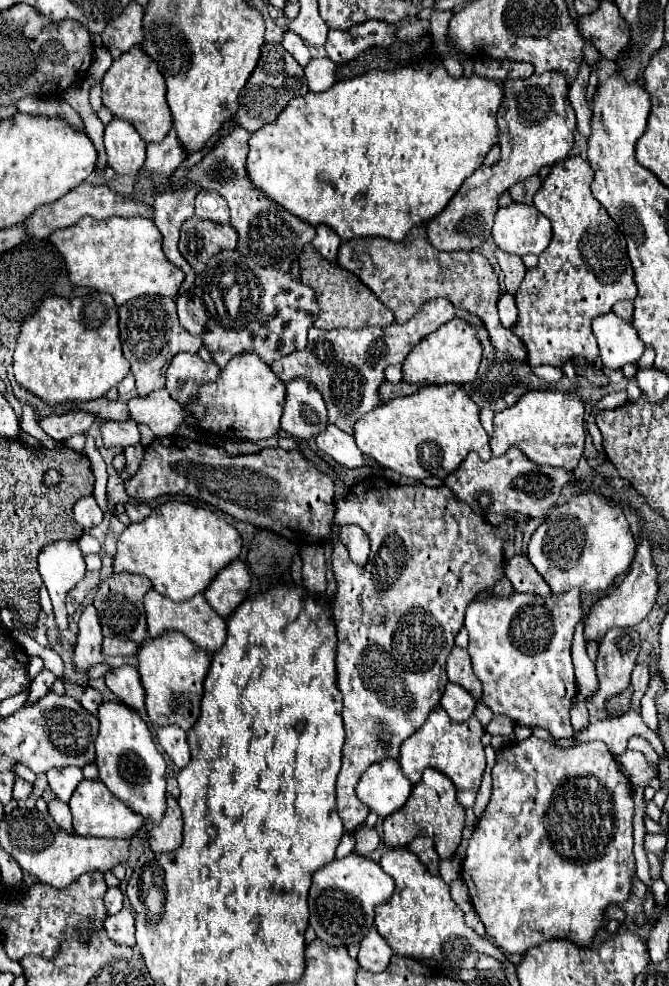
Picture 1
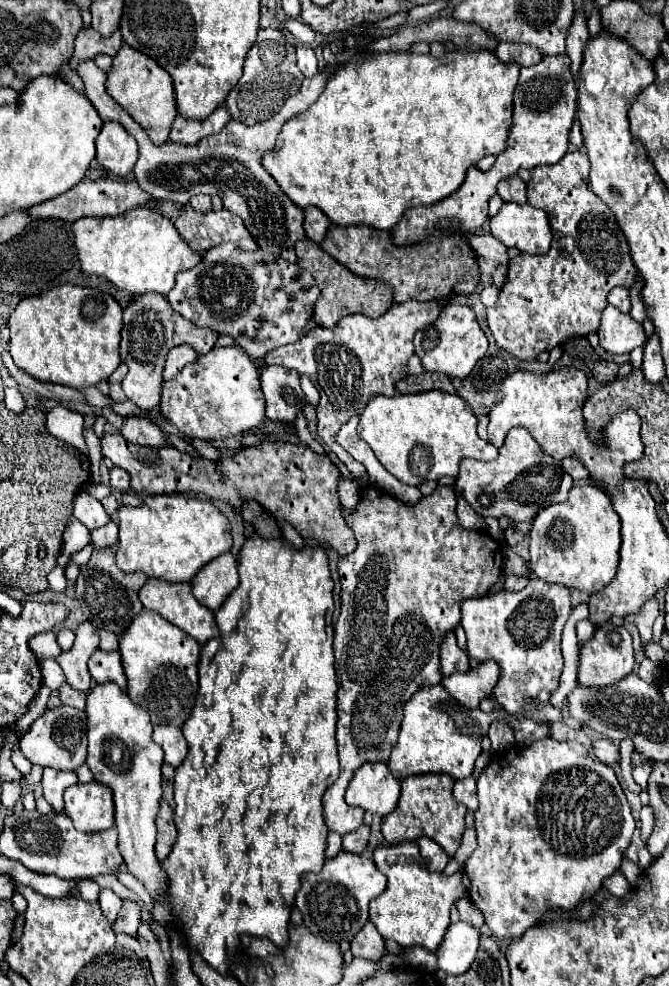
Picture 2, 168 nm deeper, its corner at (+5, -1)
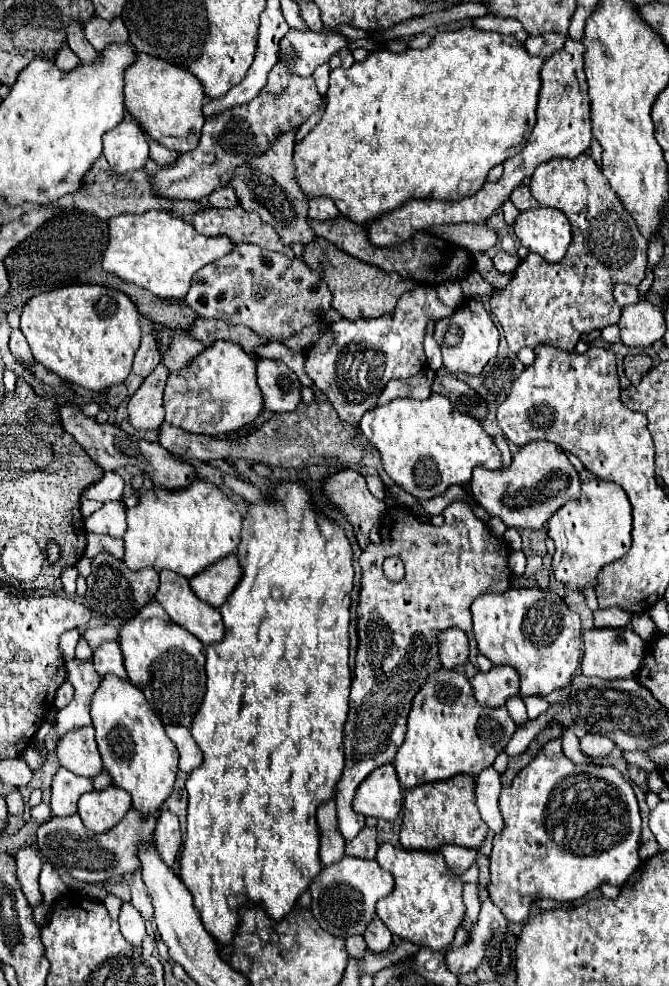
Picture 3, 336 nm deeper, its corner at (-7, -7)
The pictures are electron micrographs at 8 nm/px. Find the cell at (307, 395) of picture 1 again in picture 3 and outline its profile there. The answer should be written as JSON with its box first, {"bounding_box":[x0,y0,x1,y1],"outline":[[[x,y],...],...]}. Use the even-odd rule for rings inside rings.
{"bounding_box":[257,359,301,411],"outline":[[[257,359],[257,383],[263,395],[263,405],[271,411],[293,411],[301,401],[299,379],[283,361]]]}

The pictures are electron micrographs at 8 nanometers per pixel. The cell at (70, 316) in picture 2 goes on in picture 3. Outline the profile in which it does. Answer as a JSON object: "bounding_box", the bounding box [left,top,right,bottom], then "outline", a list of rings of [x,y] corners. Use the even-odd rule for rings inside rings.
{"bounding_box":[21,283,141,393],"outline":[[[77,283],[59,287],[53,291],[45,291],[41,295],[31,297],[23,305],[21,311],[21,331],[25,333],[29,347],[33,351],[33,357],[43,363],[49,371],[59,375],[65,381],[77,383],[85,389],[91,389],[95,393],[109,389],[111,385],[123,383],[131,371],[133,355],[141,341],[141,327],[139,327],[139,311],[135,303],[121,291],[103,287],[103,285],[89,285],[89,283]]]}

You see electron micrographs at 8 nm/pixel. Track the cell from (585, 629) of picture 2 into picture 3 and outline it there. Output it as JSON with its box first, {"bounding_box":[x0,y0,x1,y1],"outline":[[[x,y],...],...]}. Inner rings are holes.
{"bounding_box":[593,609,631,627],"outline":[[[595,609],[593,611],[595,627],[625,627],[631,619],[631,613],[625,613],[623,609]]]}

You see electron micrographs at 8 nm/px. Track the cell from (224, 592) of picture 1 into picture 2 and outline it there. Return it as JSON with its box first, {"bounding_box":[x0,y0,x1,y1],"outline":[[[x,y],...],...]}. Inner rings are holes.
{"bounding_box":[191,553,239,611],"outline":[[[231,553],[219,555],[211,563],[207,563],[203,571],[199,571],[197,577],[191,581],[195,599],[209,607],[211,611],[217,611],[237,585],[239,585],[237,561]]]}

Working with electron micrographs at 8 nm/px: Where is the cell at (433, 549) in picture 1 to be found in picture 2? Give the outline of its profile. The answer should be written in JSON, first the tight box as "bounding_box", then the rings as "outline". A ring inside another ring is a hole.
{"bounding_box":[323,485,503,837],"outline":[[[363,485],[361,491],[359,491],[361,499],[359,499],[359,505],[355,509],[345,509],[343,507],[343,519],[347,521],[347,525],[353,529],[355,537],[357,537],[357,549],[347,555],[347,557],[341,557],[339,563],[337,563],[337,571],[339,571],[339,581],[341,581],[341,613],[339,613],[339,619],[335,623],[335,671],[337,671],[337,679],[339,679],[339,691],[337,691],[337,715],[339,715],[339,721],[337,721],[337,749],[339,749],[339,763],[341,763],[341,775],[339,779],[325,791],[323,795],[323,809],[325,809],[325,823],[329,827],[329,831],[333,833],[339,833],[341,837],[355,831],[357,827],[361,827],[363,823],[363,809],[357,809],[357,807],[351,807],[345,803],[345,789],[347,789],[347,783],[349,779],[353,777],[353,773],[363,765],[363,763],[369,763],[369,761],[383,761],[387,763],[389,761],[389,755],[391,755],[391,749],[393,745],[397,743],[397,735],[399,735],[399,729],[401,729],[401,707],[411,699],[411,695],[415,695],[421,687],[433,687],[433,685],[439,685],[441,679],[443,679],[443,673],[441,673],[441,665],[439,665],[439,653],[441,653],[441,639],[445,639],[445,633],[453,631],[459,621],[461,621],[461,603],[469,597],[481,597],[487,593],[487,589],[491,585],[497,583],[497,579],[501,577],[501,565],[503,565],[503,553],[501,553],[501,545],[489,537],[485,531],[471,531],[471,529],[465,529],[459,525],[457,521],[457,495],[455,495],[455,489],[453,487],[437,487],[431,495],[427,497],[421,497],[417,503],[409,505],[409,503],[403,503],[399,499],[393,499],[391,495],[385,495],[381,493],[381,489],[377,489],[375,485]]]}

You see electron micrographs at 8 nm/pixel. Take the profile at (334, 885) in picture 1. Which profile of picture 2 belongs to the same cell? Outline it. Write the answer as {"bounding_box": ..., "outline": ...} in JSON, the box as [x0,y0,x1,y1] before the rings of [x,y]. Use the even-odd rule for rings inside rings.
{"bounding_box":[295,851,387,943],"outline":[[[341,851],[337,857],[327,859],[321,873],[305,873],[301,877],[301,887],[297,891],[295,905],[303,913],[303,923],[321,939],[339,943],[343,939],[353,941],[357,931],[367,923],[369,901],[381,895],[387,887],[385,875],[375,867],[375,863],[357,853]]]}

